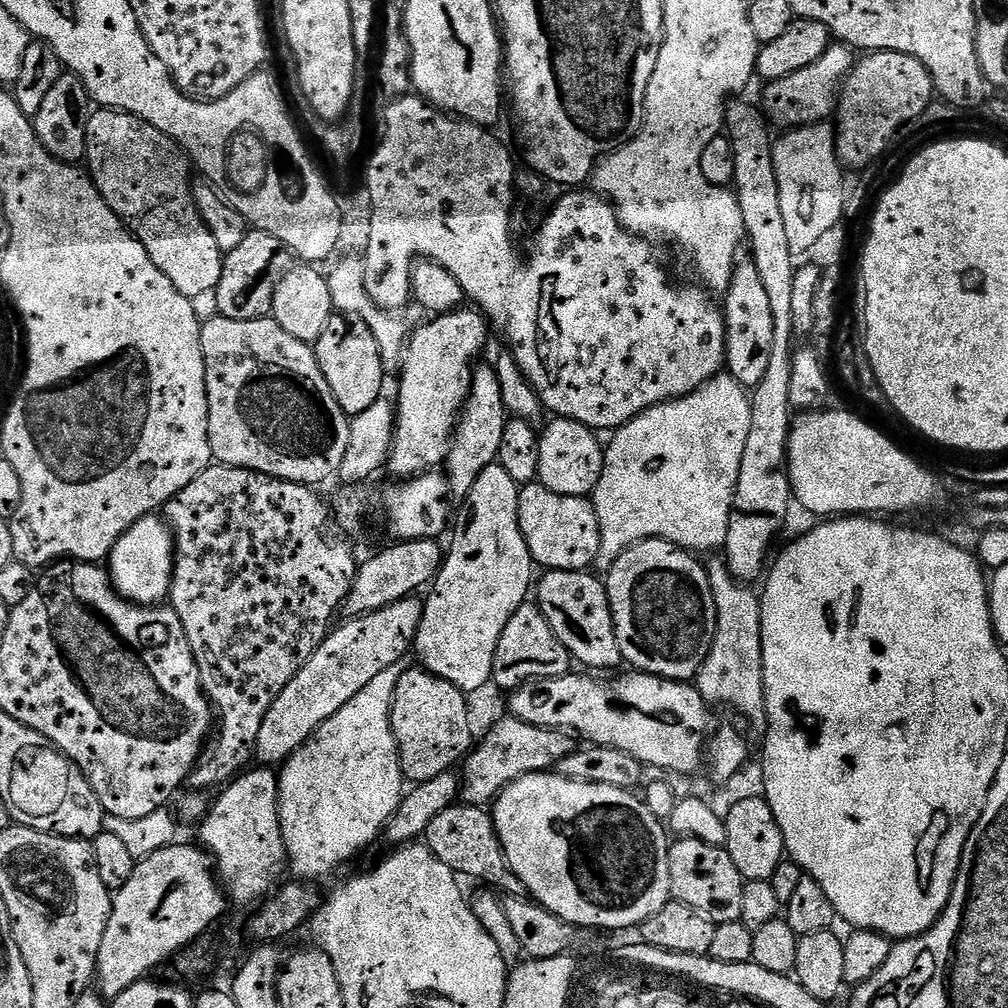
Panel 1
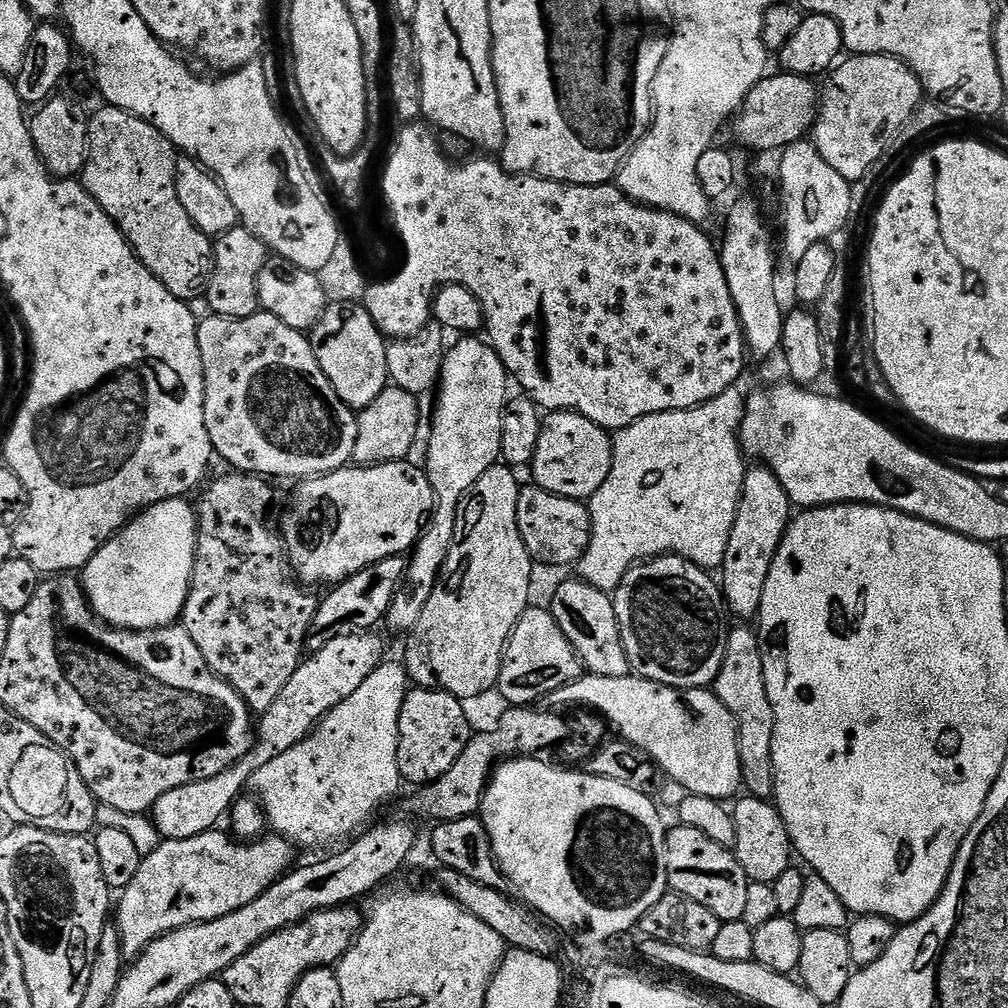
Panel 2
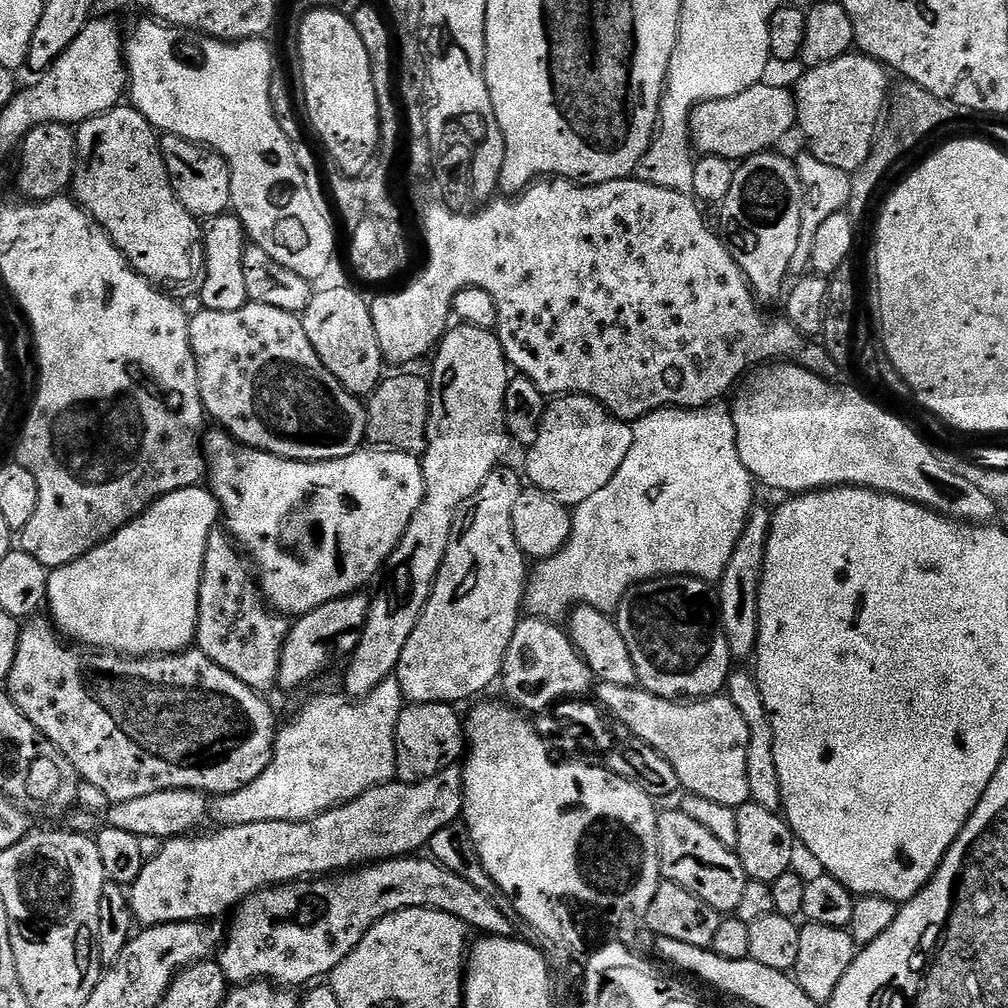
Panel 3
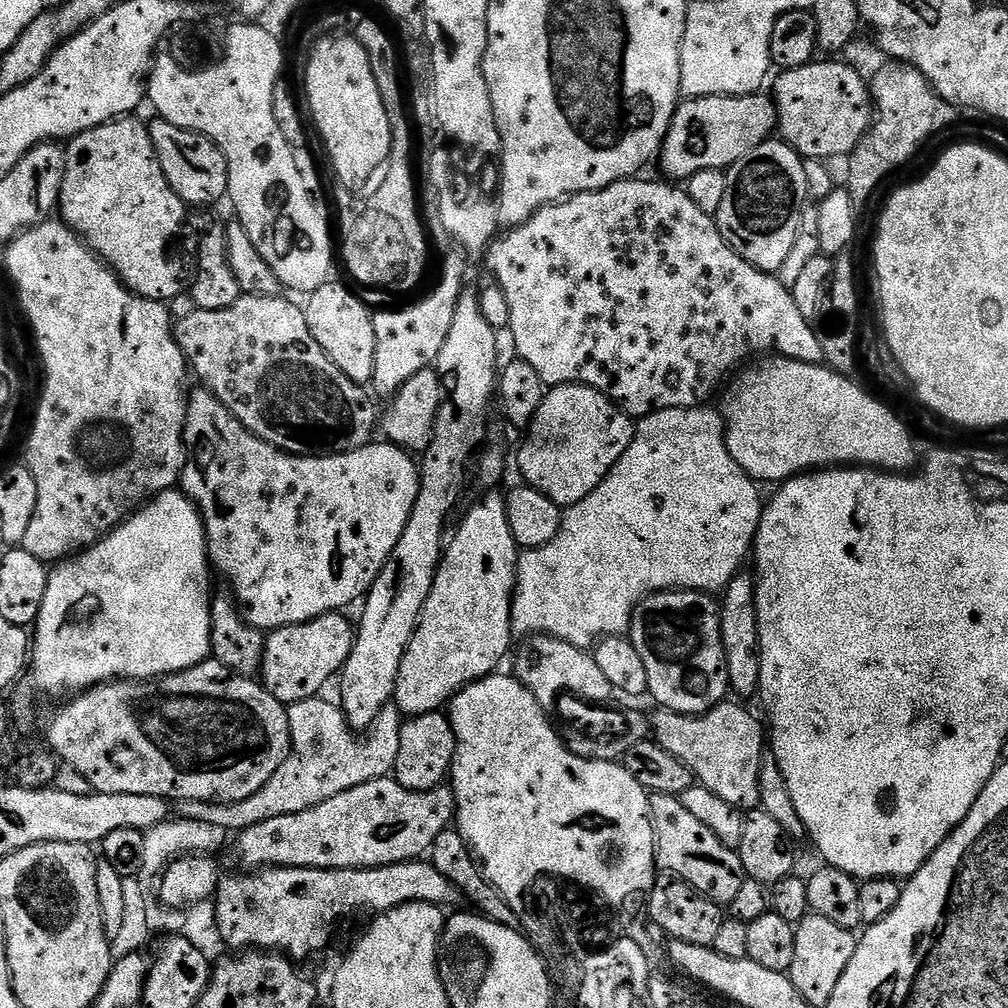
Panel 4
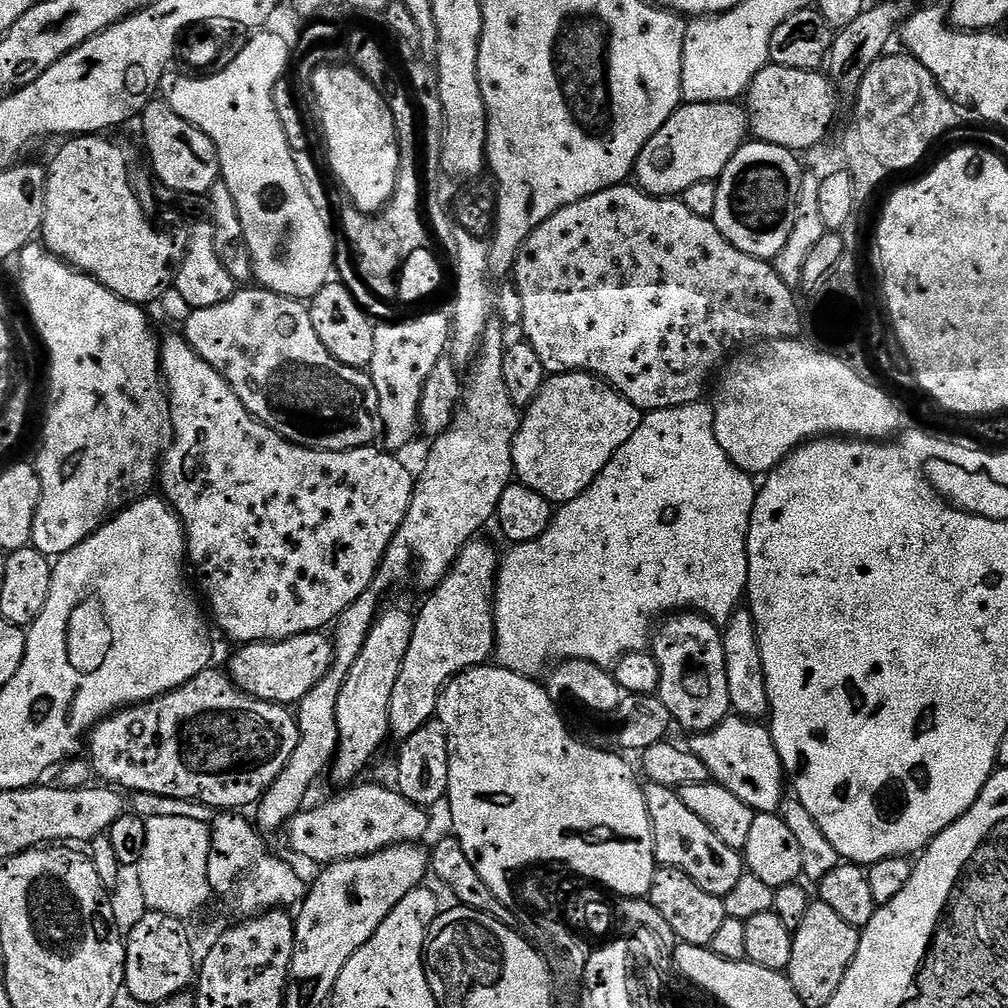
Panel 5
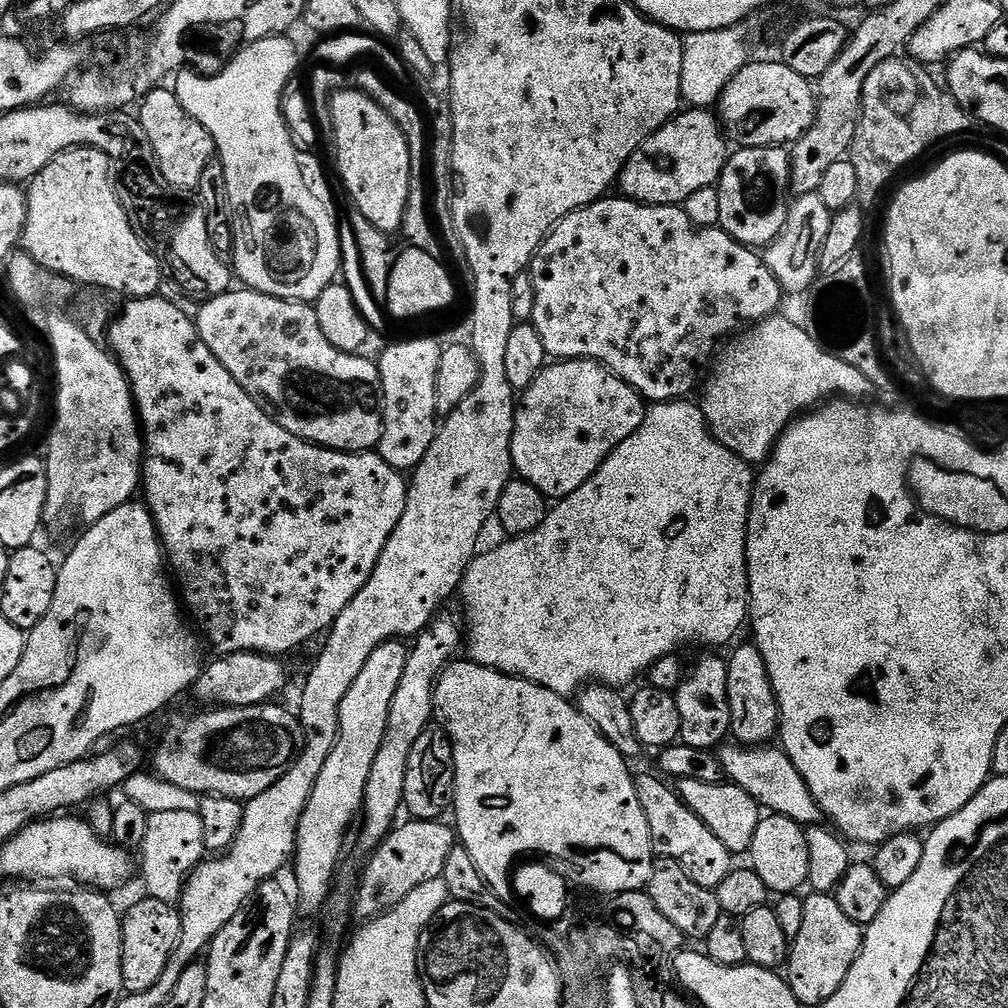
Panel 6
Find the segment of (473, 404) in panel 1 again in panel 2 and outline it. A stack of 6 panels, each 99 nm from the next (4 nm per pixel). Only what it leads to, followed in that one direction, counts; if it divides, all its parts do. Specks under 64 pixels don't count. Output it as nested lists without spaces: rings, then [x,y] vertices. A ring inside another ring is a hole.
[[[460,338],[456,345],[444,353],[444,365],[440,368],[436,409],[432,412],[432,429],[428,432],[428,464],[426,471],[430,486],[436,495],[436,506],[428,517],[424,531],[420,533],[415,548],[406,560],[404,580],[390,602],[386,617],[394,631],[403,633],[418,622],[422,606],[430,599],[436,578],[444,569],[450,546],[454,542],[456,512],[464,495],[501,459],[502,418],[504,405],[509,399],[510,377],[505,361],[480,338]]]

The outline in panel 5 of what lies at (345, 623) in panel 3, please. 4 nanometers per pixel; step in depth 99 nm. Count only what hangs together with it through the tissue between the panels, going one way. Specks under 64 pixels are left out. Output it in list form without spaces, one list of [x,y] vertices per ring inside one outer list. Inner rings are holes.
[[[323,631],[298,634],[285,640],[259,640],[257,644],[237,647],[226,671],[238,688],[255,700],[296,706],[332,665],[332,642]]]

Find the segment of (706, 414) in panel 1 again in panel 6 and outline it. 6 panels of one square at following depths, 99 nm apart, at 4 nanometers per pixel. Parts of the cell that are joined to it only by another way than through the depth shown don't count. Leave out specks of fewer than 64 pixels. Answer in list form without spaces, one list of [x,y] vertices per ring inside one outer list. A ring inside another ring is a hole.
[[[681,398],[679,400],[669,400],[667,402],[656,402],[651,405],[644,413],[644,421],[642,426],[638,426],[638,430],[634,430],[634,434],[630,434],[630,438],[626,438],[626,442],[622,442],[616,447],[607,458],[602,462],[602,466],[594,475],[588,479],[585,484],[578,486],[578,490],[574,490],[574,494],[570,494],[564,500],[557,500],[549,507],[546,518],[542,522],[542,526],[538,526],[538,530],[530,530],[530,534],[525,536],[514,536],[505,539],[505,544],[500,544],[497,548],[492,548],[489,552],[481,551],[479,555],[473,559],[468,568],[464,572],[464,580],[460,584],[458,593],[459,599],[464,599],[464,616],[466,621],[466,636],[472,641],[467,641],[466,656],[473,664],[481,664],[487,668],[493,668],[495,672],[505,672],[508,676],[515,676],[518,680],[525,680],[531,684],[542,686],[546,690],[550,690],[554,694],[565,698],[572,698],[579,693],[580,689],[595,682],[604,684],[607,688],[623,689],[623,684],[628,684],[636,675],[647,673],[649,666],[654,662],[658,662],[658,658],[673,655],[683,644],[728,644],[731,645],[736,635],[740,632],[740,627],[747,625],[750,620],[750,601],[748,598],[748,567],[746,566],[746,538],[748,537],[748,507],[752,504],[752,489],[754,487],[753,469],[742,458],[738,458],[730,450],[726,450],[726,446],[722,446],[712,437],[712,431],[708,428],[704,416],[700,412],[699,403],[693,402],[691,399]]]

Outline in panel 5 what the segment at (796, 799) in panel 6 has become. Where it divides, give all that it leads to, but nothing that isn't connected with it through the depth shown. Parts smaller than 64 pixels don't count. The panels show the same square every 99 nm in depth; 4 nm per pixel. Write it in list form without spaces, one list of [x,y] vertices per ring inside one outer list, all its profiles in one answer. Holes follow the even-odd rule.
[[[729,715],[728,719],[714,726],[714,730],[695,733],[691,737],[690,751],[702,758],[709,777],[715,783],[726,786],[726,790],[742,798],[746,806],[750,806],[758,814],[779,813],[780,805],[786,799],[786,777],[771,731],[762,725],[763,723],[746,720],[742,716]]]

